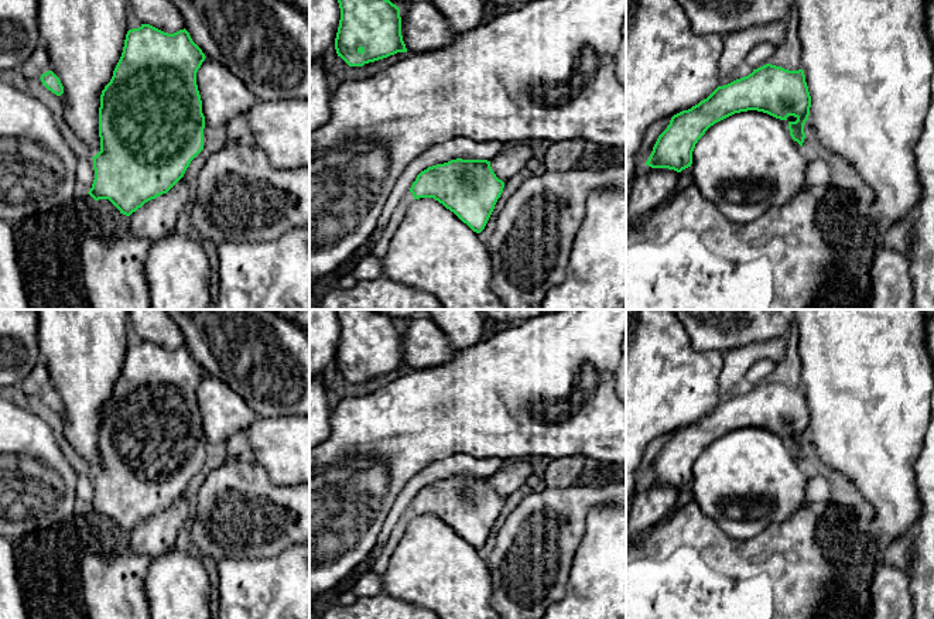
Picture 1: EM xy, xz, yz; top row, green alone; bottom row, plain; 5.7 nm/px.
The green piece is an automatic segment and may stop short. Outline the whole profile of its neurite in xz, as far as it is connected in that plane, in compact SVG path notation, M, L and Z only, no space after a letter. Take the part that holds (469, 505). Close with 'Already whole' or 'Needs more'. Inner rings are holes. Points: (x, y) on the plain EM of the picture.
M451 476L421 488L387 541L376 550L372 572L383 575L414 516L434 514L473 548L480 550L504 505L487 476Z. Needs more

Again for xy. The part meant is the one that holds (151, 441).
M141 341L127 348L122 373L100 411L100 468L92 473L95 496L88 509L95 517L109 516L120 530L130 533L146 519L167 510L184 493L191 478L203 466L205 432L196 389L205 375L185 345L168 350Z. Already whole

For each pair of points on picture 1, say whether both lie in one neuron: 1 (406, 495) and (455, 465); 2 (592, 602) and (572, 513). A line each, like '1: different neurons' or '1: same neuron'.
1: same neuron
2: different neurons

